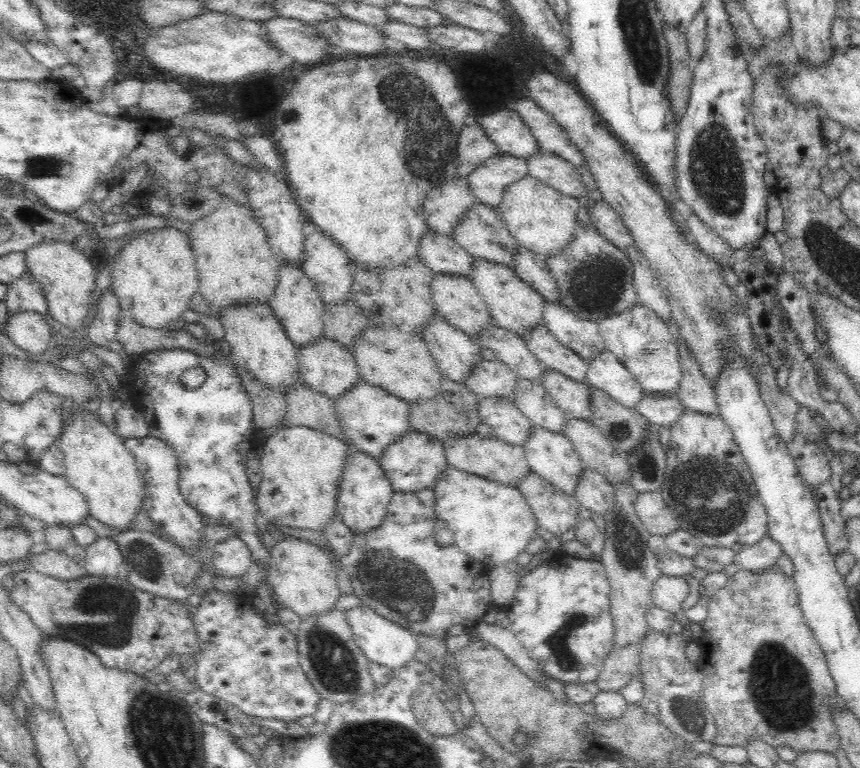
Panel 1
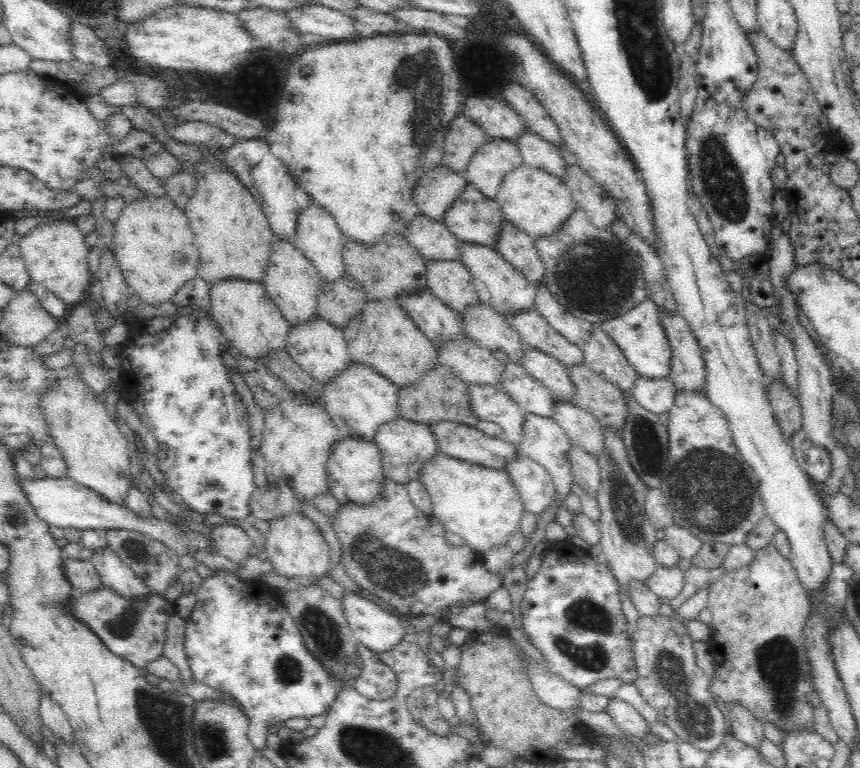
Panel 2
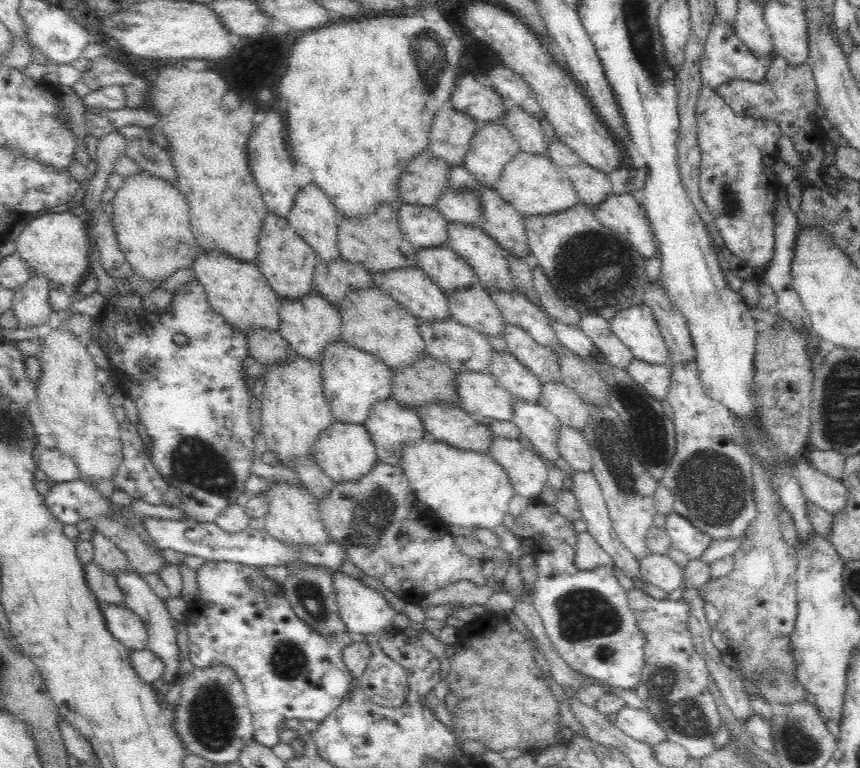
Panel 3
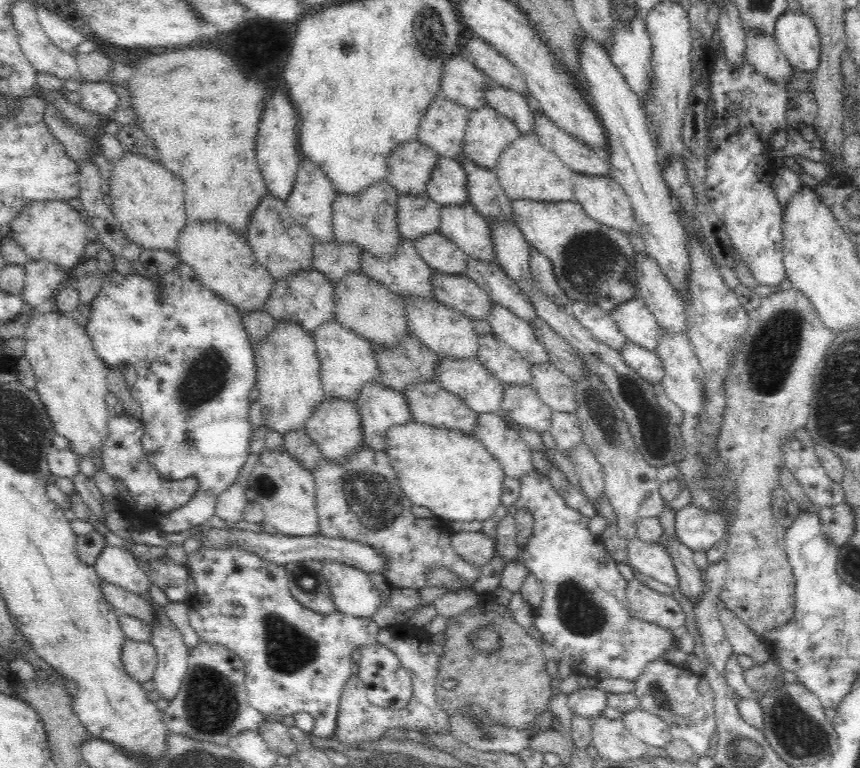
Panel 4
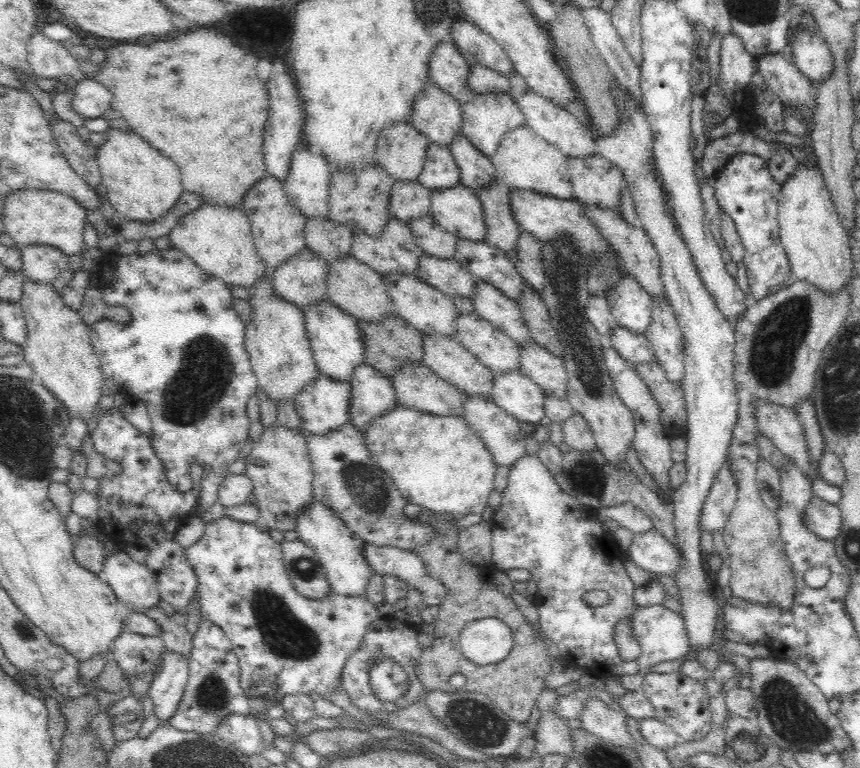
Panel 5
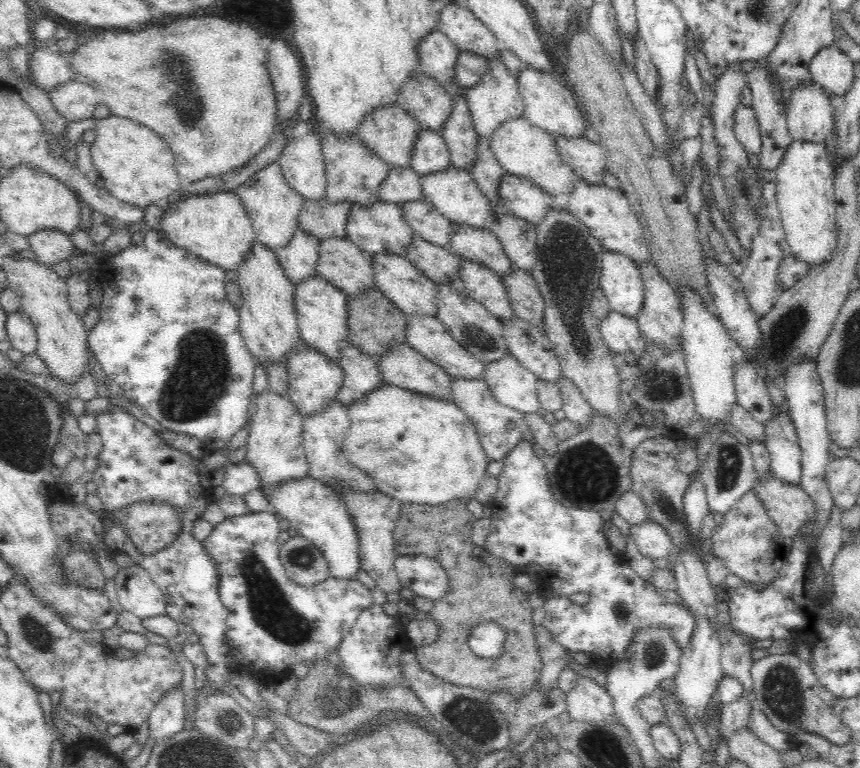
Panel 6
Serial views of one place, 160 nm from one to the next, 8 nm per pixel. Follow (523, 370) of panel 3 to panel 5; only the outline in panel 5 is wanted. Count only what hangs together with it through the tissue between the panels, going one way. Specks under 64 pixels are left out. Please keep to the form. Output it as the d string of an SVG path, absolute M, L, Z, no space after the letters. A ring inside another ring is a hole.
M460 313L456 317L455 336L494 374L519 370L521 348L518 343L476 313Z

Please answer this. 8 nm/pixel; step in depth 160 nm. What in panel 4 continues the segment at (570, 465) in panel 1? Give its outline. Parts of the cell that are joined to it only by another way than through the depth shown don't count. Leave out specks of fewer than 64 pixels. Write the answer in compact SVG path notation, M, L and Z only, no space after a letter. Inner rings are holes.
M505 385L501 414L514 420L520 427L536 431L542 436L550 428L552 413L552 410L542 403L531 385L523 387Z

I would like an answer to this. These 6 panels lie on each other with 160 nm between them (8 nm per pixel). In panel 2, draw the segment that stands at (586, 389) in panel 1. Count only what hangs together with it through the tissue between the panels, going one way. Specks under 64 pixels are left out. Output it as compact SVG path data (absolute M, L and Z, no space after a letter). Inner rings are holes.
M525 344L523 346L524 354L521 365L528 371L528 374L531 374L540 384L548 388L555 403L572 403L572 405L576 405L573 401L575 393L574 383L567 373L567 368L552 358L552 356L545 355L536 349L532 349L530 346L525 346Z

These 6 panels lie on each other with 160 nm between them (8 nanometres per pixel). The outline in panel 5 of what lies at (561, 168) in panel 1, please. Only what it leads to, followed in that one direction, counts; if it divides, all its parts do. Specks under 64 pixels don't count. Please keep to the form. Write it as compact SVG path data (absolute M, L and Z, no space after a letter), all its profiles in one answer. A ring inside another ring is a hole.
M472 65L468 77L470 88L477 95L482 94L506 94L515 100L516 94L512 92L510 80L508 77L495 72L490 68Z

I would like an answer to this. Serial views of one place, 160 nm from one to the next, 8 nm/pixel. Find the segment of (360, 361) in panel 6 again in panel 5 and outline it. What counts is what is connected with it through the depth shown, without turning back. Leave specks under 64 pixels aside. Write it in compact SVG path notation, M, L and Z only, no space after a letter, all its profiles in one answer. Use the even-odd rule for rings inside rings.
M362 363L351 376L350 422L364 434L369 424L384 413L398 407L397 396L390 377Z

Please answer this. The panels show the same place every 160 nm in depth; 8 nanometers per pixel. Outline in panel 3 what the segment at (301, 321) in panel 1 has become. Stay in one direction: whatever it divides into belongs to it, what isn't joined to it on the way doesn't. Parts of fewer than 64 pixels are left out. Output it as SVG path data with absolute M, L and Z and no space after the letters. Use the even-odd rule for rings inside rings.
M268 213L264 217L258 246L255 265L280 300L301 299L314 290L314 271L320 260L310 245L292 230L287 218Z

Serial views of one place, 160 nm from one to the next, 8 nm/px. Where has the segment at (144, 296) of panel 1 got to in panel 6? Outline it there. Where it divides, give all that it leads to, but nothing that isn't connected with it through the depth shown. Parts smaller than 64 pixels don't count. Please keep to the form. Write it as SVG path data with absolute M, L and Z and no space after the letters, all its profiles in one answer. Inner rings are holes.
M114 114L98 119L94 129L97 137L90 145L94 168L114 198L145 210L151 204L164 204L179 190L181 180L172 151L152 129Z

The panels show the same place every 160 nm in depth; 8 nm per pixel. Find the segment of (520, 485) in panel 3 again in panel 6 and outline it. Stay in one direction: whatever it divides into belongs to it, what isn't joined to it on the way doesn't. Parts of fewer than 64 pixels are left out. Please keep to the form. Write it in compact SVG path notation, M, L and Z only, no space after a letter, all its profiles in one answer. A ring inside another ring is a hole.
M453 378L451 383L452 400L474 425L488 460L502 462L508 453L525 439L527 429L523 419L524 415L516 409L498 403L484 378L478 380Z

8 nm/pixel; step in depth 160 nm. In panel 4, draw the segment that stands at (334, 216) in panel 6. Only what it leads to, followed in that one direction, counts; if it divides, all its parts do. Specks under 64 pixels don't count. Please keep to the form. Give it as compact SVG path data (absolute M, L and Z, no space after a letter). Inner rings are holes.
M336 240L326 244L316 242L311 268L326 275L332 284L349 274L362 273L360 247L340 244Z

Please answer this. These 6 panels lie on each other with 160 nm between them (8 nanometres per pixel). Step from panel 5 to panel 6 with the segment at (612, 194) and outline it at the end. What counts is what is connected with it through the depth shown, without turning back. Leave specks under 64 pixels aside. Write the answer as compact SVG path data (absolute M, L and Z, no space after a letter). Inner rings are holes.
M555 136L555 143L562 160L576 176L576 181L590 185L603 183L603 175L608 170L608 156L599 143L591 142L586 137L568 139L564 136Z

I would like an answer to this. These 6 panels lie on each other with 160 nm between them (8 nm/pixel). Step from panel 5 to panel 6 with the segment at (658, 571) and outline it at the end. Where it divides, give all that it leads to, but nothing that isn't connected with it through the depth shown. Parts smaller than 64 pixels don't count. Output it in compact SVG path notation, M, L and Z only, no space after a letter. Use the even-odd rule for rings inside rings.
M653 521L644 522L644 524L632 526L631 533L632 541L642 556L653 561L668 559L674 544L668 531L660 524Z

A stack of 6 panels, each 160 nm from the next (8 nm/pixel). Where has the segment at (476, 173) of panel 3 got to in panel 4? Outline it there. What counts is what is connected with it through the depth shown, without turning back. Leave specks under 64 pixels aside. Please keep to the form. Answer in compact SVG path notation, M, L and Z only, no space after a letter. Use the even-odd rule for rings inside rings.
M489 105L469 112L463 153L485 170L497 170L500 155L519 137L516 125Z

